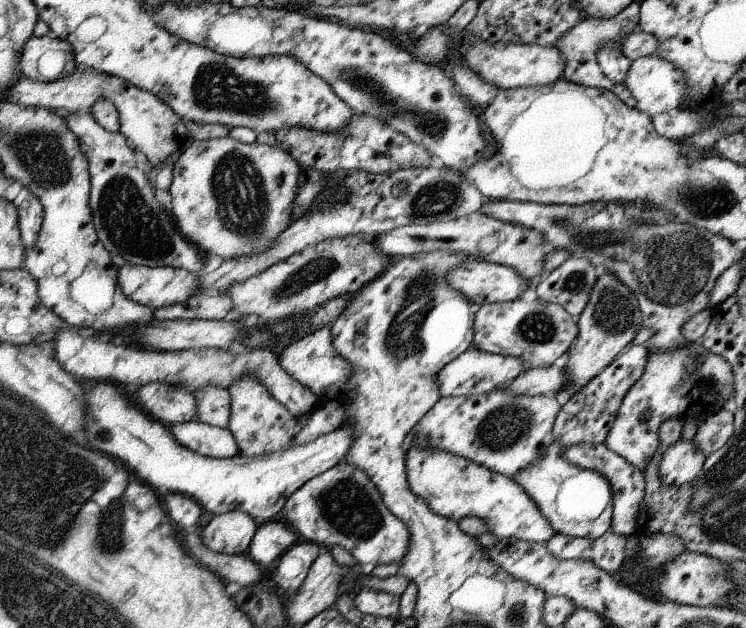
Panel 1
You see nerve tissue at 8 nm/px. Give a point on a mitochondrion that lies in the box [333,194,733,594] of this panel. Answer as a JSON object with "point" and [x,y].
{"point":[669,269]}

